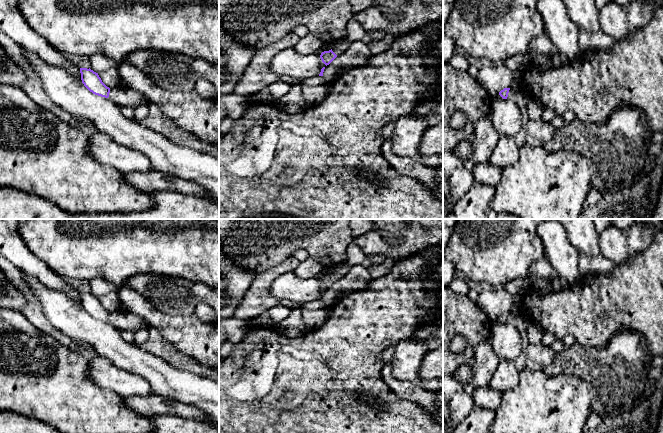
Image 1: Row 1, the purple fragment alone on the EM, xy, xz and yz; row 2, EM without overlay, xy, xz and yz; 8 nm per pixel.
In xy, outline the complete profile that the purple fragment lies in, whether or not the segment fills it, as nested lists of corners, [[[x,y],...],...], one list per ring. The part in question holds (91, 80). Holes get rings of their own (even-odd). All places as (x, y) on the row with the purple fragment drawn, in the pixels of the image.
[[[80,68],[80,73],[82,83],[90,92],[101,97],[109,97],[110,88],[102,82],[98,73],[90,68]]]

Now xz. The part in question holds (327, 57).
[[[341,40],[336,46],[329,50],[321,53],[320,58],[322,62],[327,66],[329,65],[336,57],[339,57],[345,51],[348,50],[350,42],[346,40]]]

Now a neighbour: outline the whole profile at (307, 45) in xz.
[[[309,33],[305,37],[301,38],[293,49],[302,55],[310,55],[317,50],[320,50],[324,45],[323,41],[317,36]]]

